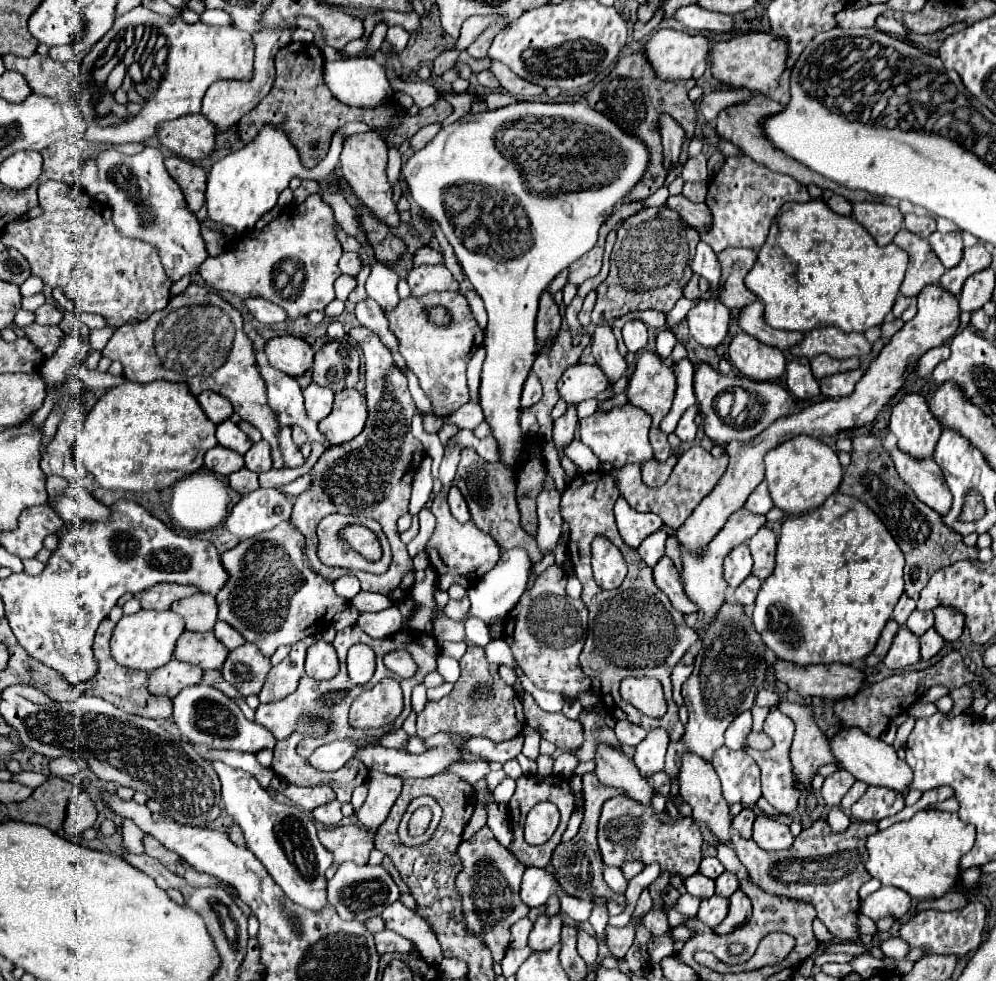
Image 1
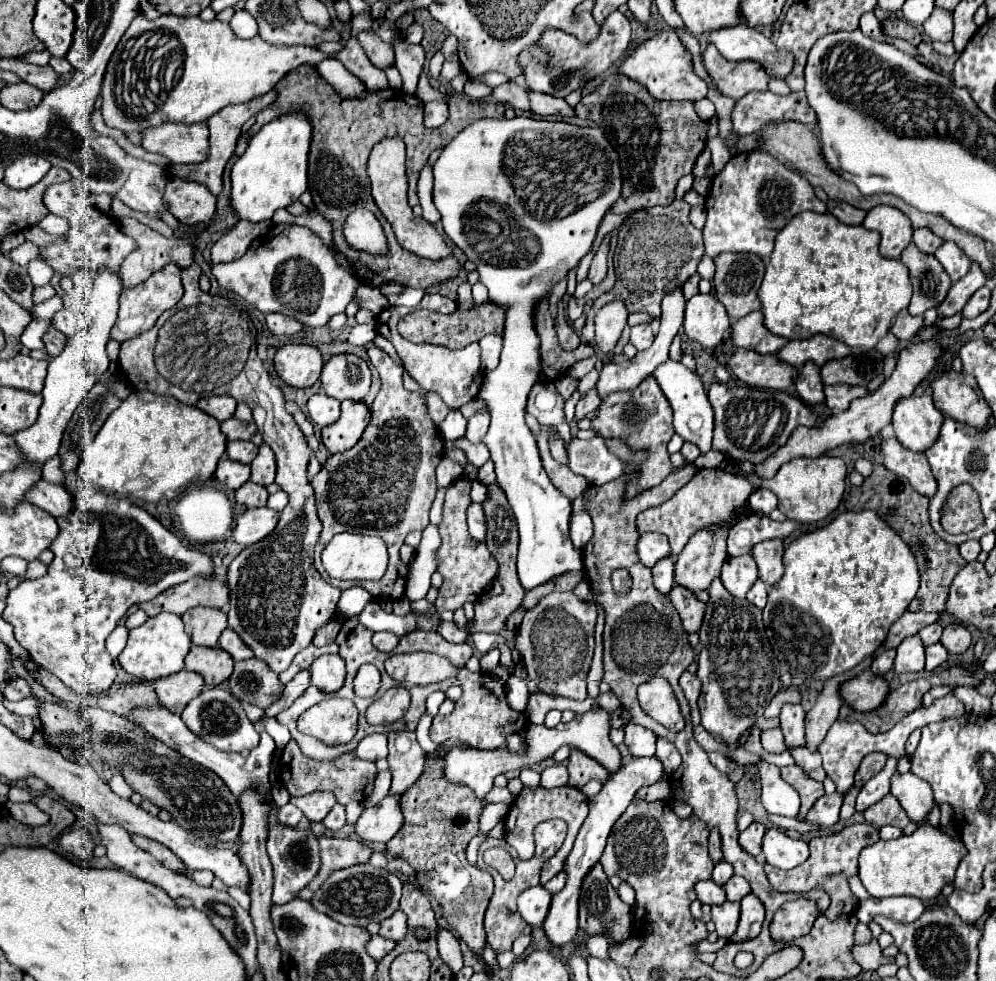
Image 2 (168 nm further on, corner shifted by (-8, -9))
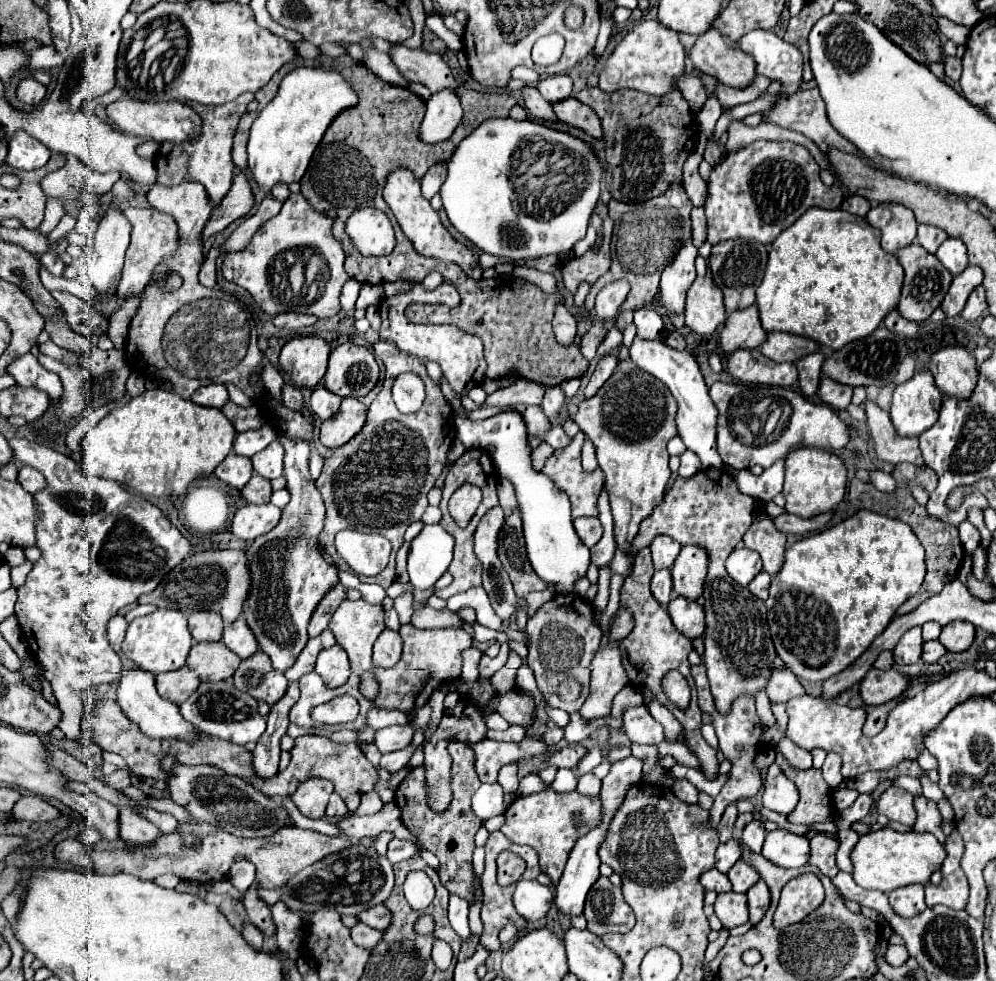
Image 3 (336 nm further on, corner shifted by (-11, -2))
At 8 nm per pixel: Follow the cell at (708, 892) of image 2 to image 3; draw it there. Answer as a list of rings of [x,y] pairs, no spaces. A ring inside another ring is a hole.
[[[718,869],[706,871],[706,873],[700,877],[700,883],[704,885],[706,891],[716,891],[716,893],[722,893],[722,891],[730,891],[730,889],[732,889],[728,877],[726,877],[724,873],[720,873]]]

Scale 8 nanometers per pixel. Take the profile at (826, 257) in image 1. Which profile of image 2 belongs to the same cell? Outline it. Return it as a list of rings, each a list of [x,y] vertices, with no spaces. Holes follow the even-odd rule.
[[[801,212],[795,218],[791,218],[787,222],[787,226],[775,238],[775,250],[773,250],[769,262],[767,262],[765,278],[763,278],[761,288],[759,288],[759,300],[761,300],[761,306],[763,306],[763,314],[765,314],[765,326],[773,334],[777,334],[777,336],[793,340],[793,338],[807,338],[807,336],[813,336],[813,334],[827,334],[827,336],[833,336],[837,340],[843,340],[851,348],[859,348],[859,346],[875,348],[875,344],[891,330],[891,322],[899,314],[899,310],[909,306],[909,300],[911,300],[911,280],[909,280],[909,270],[907,270],[907,266],[901,260],[883,258],[879,254],[879,232],[867,230],[863,226],[847,226],[847,224],[839,222],[833,214],[827,214],[827,212],[825,214]]]

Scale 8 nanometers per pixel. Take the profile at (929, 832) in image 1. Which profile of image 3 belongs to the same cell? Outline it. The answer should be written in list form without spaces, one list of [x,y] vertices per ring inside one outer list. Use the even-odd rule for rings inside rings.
[[[884,827],[868,835],[862,835],[854,845],[850,859],[854,865],[852,877],[860,887],[890,893],[910,883],[922,883],[922,885],[928,883],[932,871],[940,869],[942,861],[946,859],[946,851],[932,833],[926,833],[926,835],[916,831],[898,833],[890,827]]]

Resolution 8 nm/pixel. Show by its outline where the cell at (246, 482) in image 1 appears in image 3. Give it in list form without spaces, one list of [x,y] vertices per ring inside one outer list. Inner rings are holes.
[[[252,475],[248,485],[240,493],[248,503],[268,503],[272,495],[272,487],[270,487],[270,481],[266,481],[264,477]]]

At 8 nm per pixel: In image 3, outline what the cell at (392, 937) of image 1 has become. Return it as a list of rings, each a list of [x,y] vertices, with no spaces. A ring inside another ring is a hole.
[[[362,923],[354,925],[354,927],[350,929],[350,935],[352,935],[352,941],[354,941],[358,947],[366,947],[366,949],[374,947],[374,945],[380,941],[380,937],[382,937],[380,931],[370,929],[368,925],[362,925]]]

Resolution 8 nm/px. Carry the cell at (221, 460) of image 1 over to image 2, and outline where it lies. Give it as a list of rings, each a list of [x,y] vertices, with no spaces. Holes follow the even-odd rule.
[[[223,456],[223,458],[219,460],[217,472],[215,472],[217,480],[219,480],[223,486],[231,488],[231,490],[237,490],[239,486],[243,486],[243,484],[249,480],[249,474],[251,474],[251,472],[249,472],[249,464],[233,462],[233,460],[229,460],[227,456]]]

